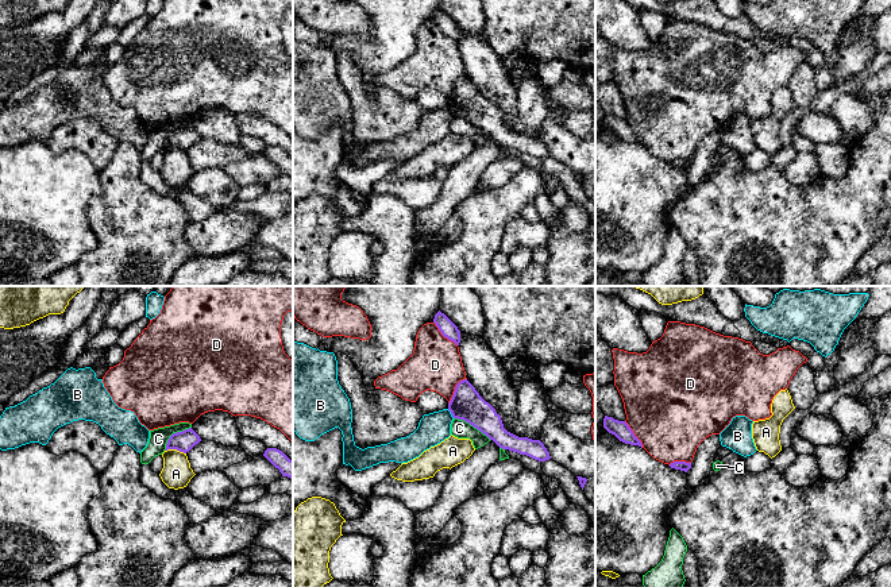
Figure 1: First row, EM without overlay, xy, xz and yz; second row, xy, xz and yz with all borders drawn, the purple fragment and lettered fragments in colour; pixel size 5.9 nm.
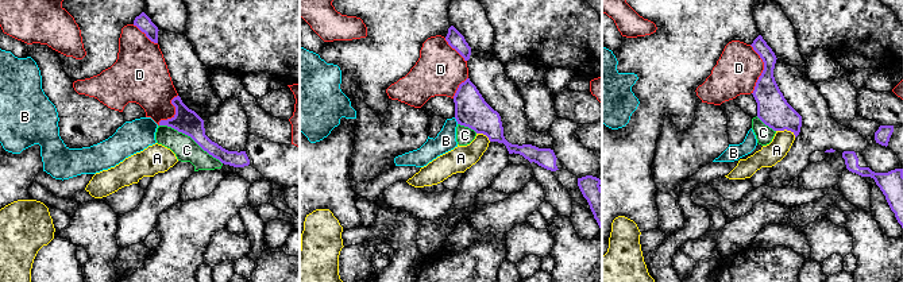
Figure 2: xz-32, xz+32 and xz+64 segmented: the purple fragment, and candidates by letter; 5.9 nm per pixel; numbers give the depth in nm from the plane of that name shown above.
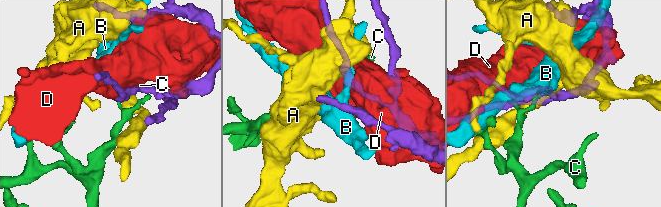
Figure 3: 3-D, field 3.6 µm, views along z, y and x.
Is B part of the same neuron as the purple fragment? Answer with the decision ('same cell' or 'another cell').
another cell

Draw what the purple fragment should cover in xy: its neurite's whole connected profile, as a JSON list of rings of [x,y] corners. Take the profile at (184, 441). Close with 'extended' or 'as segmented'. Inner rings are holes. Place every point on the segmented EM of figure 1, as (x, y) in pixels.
[[[189,428],[182,432],[173,433],[167,440],[165,451],[177,449],[186,453],[200,441],[200,436],[192,428]]]; as segmented

